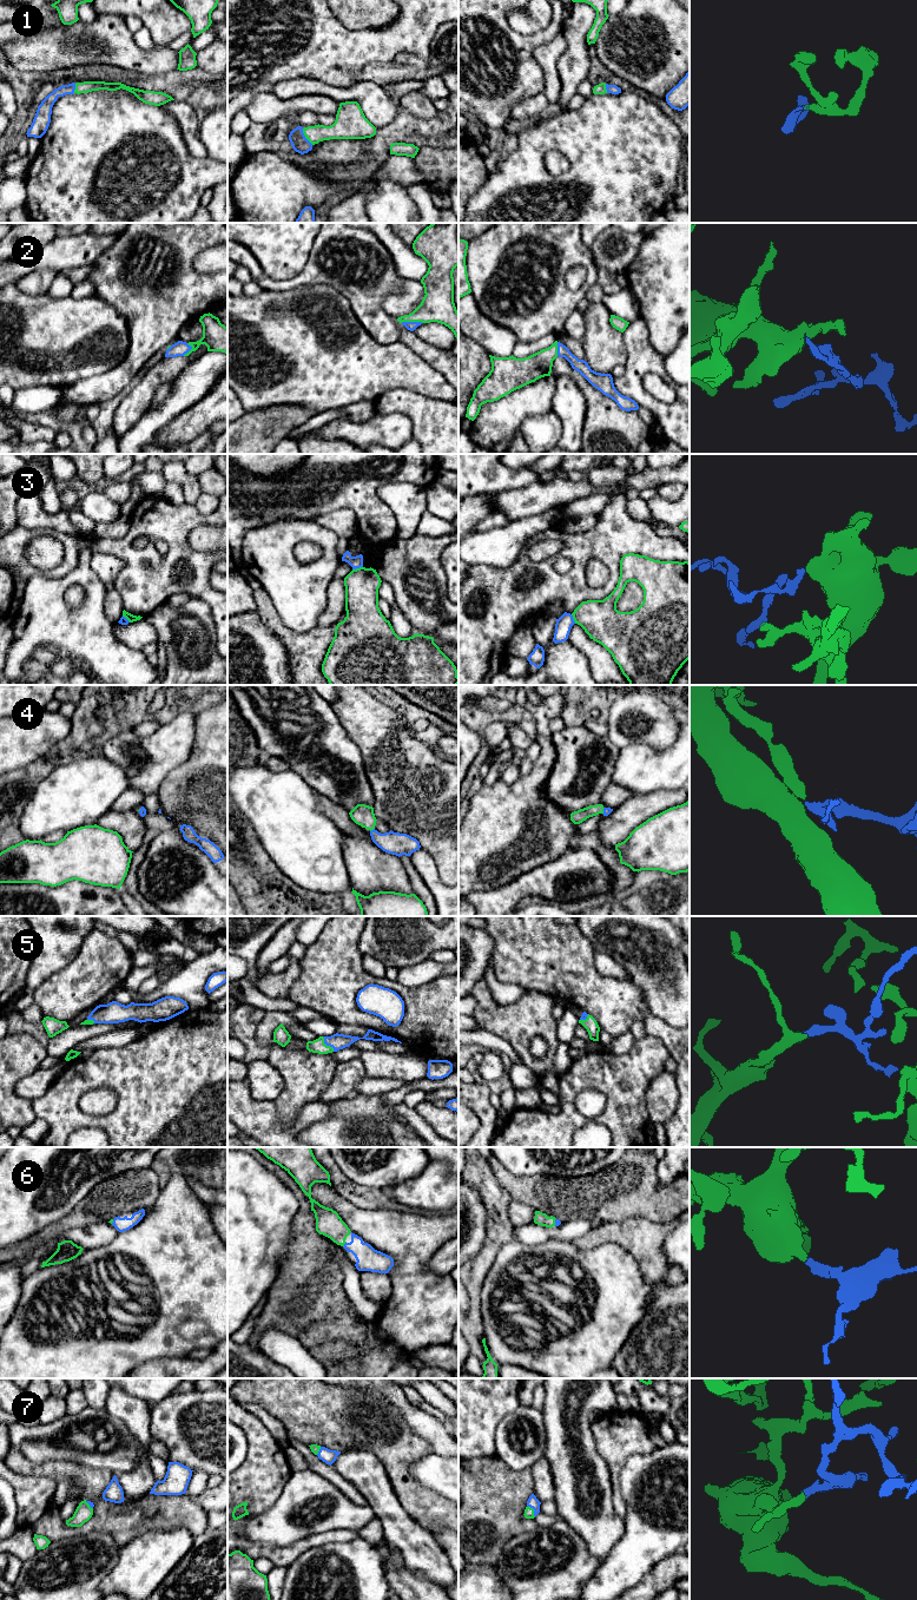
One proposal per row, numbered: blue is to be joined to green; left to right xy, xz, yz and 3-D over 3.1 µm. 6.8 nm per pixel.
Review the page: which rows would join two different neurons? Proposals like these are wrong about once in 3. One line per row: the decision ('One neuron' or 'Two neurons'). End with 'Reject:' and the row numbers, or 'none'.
1: One neuron
2: One neuron
3: Two neurons
4: One neuron
5: One neuron
6: One neuron
7: One neuron
Reject: 3

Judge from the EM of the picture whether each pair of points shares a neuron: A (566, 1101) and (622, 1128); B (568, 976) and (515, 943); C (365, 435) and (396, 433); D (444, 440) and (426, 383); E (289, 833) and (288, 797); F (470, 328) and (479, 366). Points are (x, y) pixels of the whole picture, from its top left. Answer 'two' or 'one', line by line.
A: one
B: one
C: one
D: two
E: one
F: two

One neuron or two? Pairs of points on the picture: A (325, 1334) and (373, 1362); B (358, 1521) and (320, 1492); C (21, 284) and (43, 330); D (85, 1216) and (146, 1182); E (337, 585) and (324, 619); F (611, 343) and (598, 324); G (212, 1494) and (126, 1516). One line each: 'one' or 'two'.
A: one
B: one
C: two
D: one
E: one
F: one
G: two

